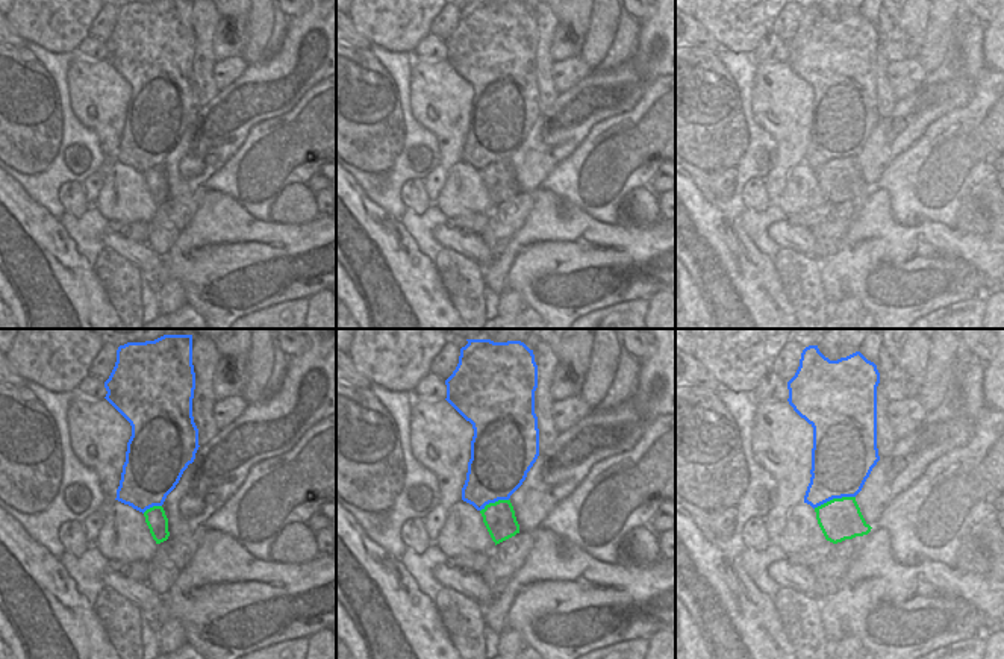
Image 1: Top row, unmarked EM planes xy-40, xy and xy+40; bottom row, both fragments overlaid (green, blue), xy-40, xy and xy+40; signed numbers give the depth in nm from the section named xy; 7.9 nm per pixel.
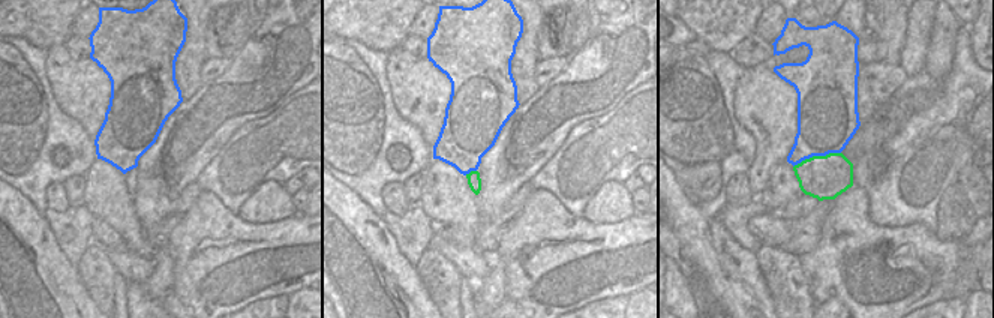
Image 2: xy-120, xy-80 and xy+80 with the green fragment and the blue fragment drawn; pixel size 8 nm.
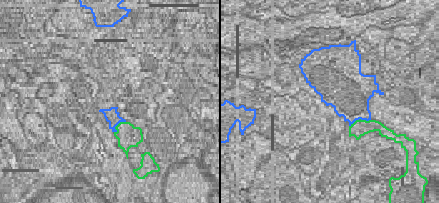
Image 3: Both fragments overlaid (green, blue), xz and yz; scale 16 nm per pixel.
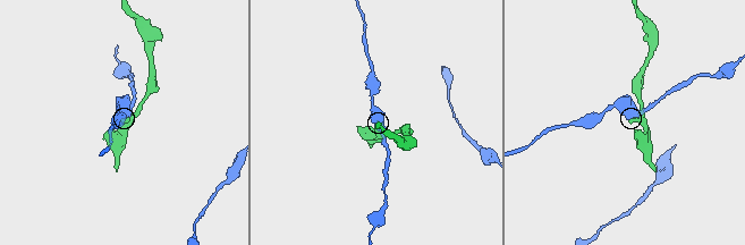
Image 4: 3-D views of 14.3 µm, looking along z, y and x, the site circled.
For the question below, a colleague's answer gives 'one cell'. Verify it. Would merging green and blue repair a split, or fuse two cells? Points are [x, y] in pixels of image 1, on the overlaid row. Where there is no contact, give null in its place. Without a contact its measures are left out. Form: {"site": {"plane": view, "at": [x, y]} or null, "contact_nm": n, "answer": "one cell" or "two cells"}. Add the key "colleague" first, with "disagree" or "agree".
{"colleague": "disagree", "site": {"plane": "xy+40", "at": [833, 499]}, "contact_nm": 340, "answer": "two cells"}

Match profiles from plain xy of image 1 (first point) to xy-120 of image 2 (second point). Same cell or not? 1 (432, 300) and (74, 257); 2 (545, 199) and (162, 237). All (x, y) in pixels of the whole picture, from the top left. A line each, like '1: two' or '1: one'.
1: two
2: two

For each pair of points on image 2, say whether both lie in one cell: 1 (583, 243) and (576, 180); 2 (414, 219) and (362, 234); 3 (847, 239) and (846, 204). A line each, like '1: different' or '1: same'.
1: different
2: different
3: same

